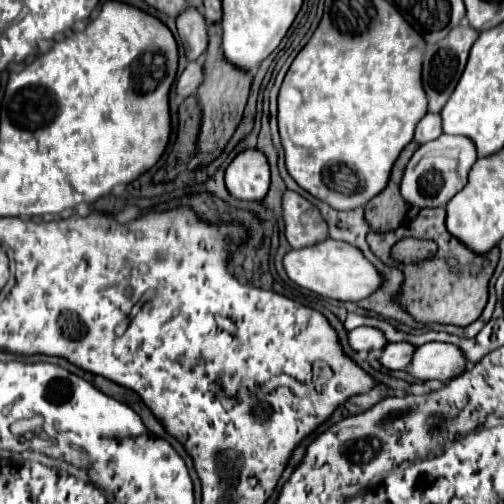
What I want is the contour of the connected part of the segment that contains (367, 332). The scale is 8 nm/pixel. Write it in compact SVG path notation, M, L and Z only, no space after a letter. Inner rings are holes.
M360 326L360 328L352 330L348 334L348 340L350 340L350 346L358 352L362 352L362 350L382 350L388 344L384 332L378 330L378 328L372 328L372 326Z

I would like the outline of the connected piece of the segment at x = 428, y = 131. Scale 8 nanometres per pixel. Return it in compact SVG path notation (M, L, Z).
M428 112L416 126L416 134L414 140L418 140L420 144L426 144L430 140L436 140L442 134L442 118L440 114L432 114Z

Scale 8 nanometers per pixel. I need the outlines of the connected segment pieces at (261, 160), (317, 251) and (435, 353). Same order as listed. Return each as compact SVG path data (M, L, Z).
M248 148L236 154L236 158L226 168L228 190L242 200L262 200L270 184L270 166L266 156Z
M332 238L310 248L288 252L284 258L284 268L290 280L298 286L340 302L360 302L374 294L384 282L376 266L356 246Z
M446 342L418 346L408 366L408 374L418 380L452 380L466 370L468 362L460 348Z

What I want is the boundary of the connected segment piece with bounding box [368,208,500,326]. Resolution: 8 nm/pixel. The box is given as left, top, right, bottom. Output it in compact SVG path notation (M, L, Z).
M424 208L420 210L418 218L408 220L408 224L402 224L400 228L392 232L370 232L368 244L370 250L382 258L386 264L392 264L390 248L406 238L426 238L434 240L438 244L438 250L432 258L410 264L404 268L408 286L404 286L404 292L400 296L400 304L410 312L418 322L436 322L436 324L454 324L454 326L468 326L472 324L480 314L482 308L488 302L488 282L494 274L494 268L498 264L498 246L494 246L486 254L472 252L466 244L456 240L444 224L444 208Z

